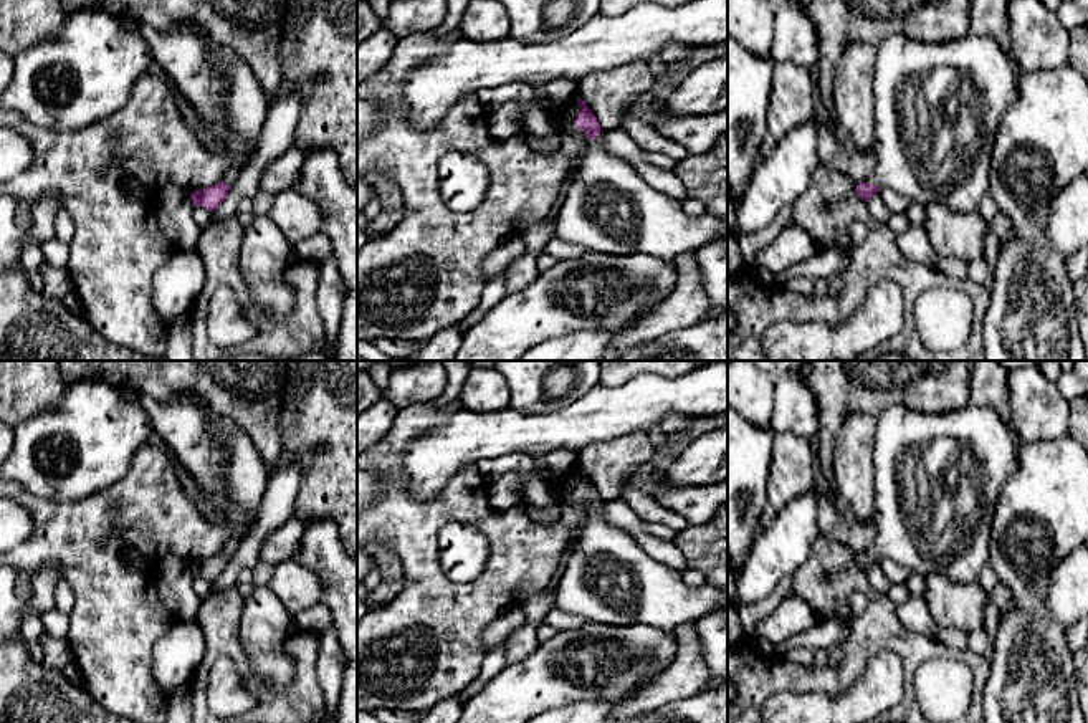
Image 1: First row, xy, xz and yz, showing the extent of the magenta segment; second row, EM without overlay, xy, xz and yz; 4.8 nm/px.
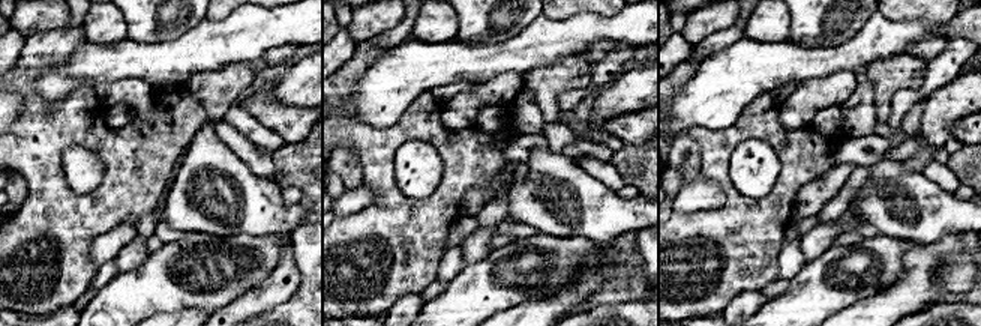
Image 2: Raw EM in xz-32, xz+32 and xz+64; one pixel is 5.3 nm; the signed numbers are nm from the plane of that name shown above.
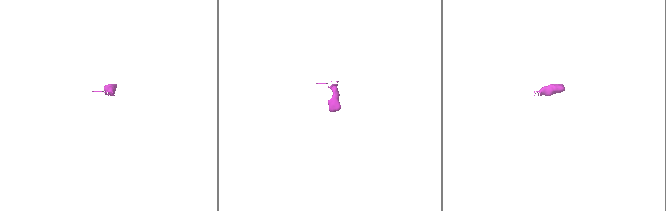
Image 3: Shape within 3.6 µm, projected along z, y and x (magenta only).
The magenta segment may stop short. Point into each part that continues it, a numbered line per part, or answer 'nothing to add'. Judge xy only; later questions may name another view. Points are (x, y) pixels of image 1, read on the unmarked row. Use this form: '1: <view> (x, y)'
1: xy (186, 430)

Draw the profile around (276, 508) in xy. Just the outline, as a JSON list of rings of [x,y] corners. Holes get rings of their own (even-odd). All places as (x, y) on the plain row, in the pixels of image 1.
[[[291,460],[286,467],[268,475],[266,490],[260,506],[260,520],[241,539],[227,569],[212,582],[213,591],[225,591],[238,584],[245,567],[255,569],[261,563],[261,546],[268,534],[293,521],[294,501],[301,486],[301,465]]]

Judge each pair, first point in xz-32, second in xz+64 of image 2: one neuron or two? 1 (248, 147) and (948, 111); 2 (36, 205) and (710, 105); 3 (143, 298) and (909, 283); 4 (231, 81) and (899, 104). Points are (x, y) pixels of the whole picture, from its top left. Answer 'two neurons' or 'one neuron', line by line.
1: two neurons
2: two neurons
3: two neurons
4: two neurons

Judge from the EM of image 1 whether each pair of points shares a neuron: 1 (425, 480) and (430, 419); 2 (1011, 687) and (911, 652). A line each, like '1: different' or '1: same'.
1: different
2: different

